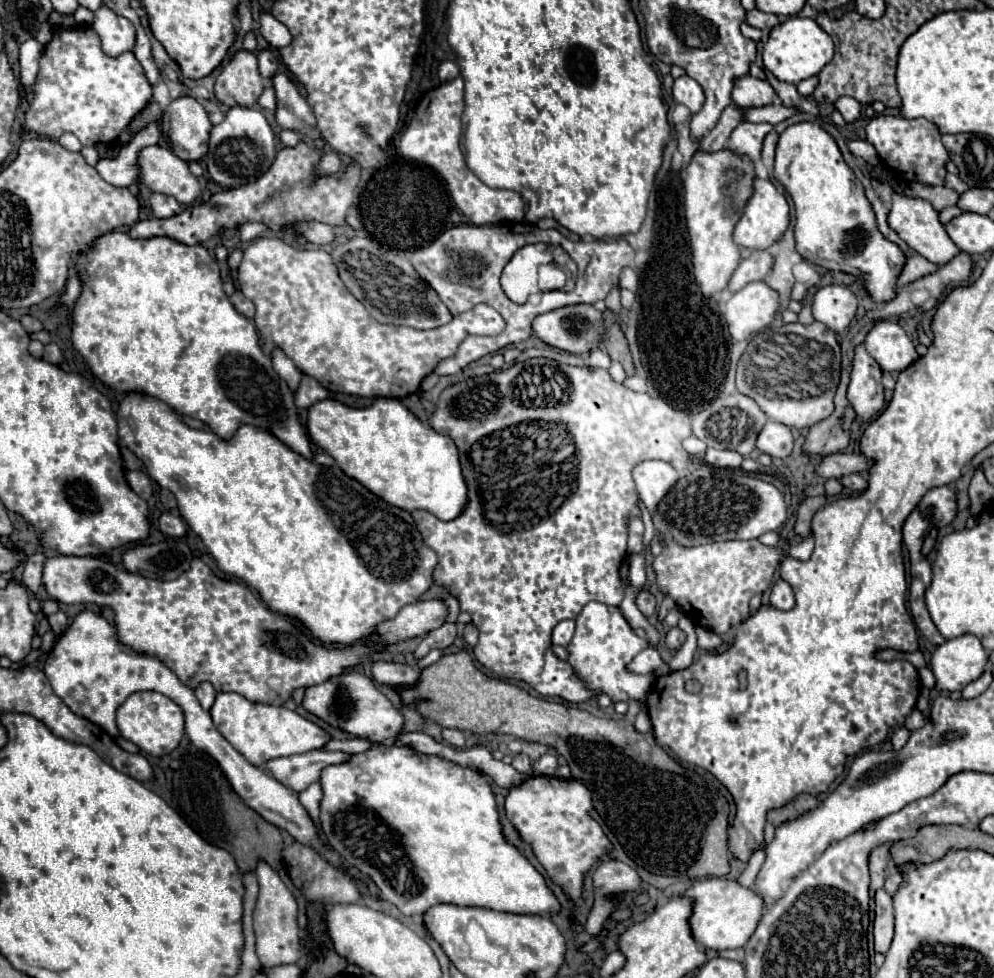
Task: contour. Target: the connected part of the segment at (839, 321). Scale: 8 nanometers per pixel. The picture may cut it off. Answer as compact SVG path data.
M831 284L819 288L813 298L815 320L827 324L833 332L841 334L847 330L857 310L857 296L844 285Z

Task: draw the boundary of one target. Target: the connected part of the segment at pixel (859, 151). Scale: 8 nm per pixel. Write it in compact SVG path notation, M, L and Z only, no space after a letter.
M853 140L853 142L849 142L849 150L855 156L861 156L867 164L873 164L873 166L879 164L879 154L867 140Z

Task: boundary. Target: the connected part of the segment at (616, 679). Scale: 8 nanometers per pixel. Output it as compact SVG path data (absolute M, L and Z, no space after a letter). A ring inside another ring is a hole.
M589 602L581 610L581 614L577 616L575 622L577 622L575 636L573 636L571 644L567 646L569 664L583 678L587 688L609 694L613 698L613 702L617 702L617 700L627 702L629 698L635 698L645 708L645 696L651 688L653 676L651 674L645 674L645 676L631 674L631 672L627 672L625 666L633 660L633 656L637 656L641 650L645 650L649 646L647 640L637 636L631 630L631 626L627 624L627 620L623 618L623 614L617 606L607 606L601 602Z

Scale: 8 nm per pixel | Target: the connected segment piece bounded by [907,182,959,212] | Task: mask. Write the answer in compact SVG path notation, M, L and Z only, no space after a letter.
M909 184L907 186L907 194L913 198L923 198L927 202L931 202L931 206L941 212L947 206L957 204L959 194L947 186L927 186L927 184Z

